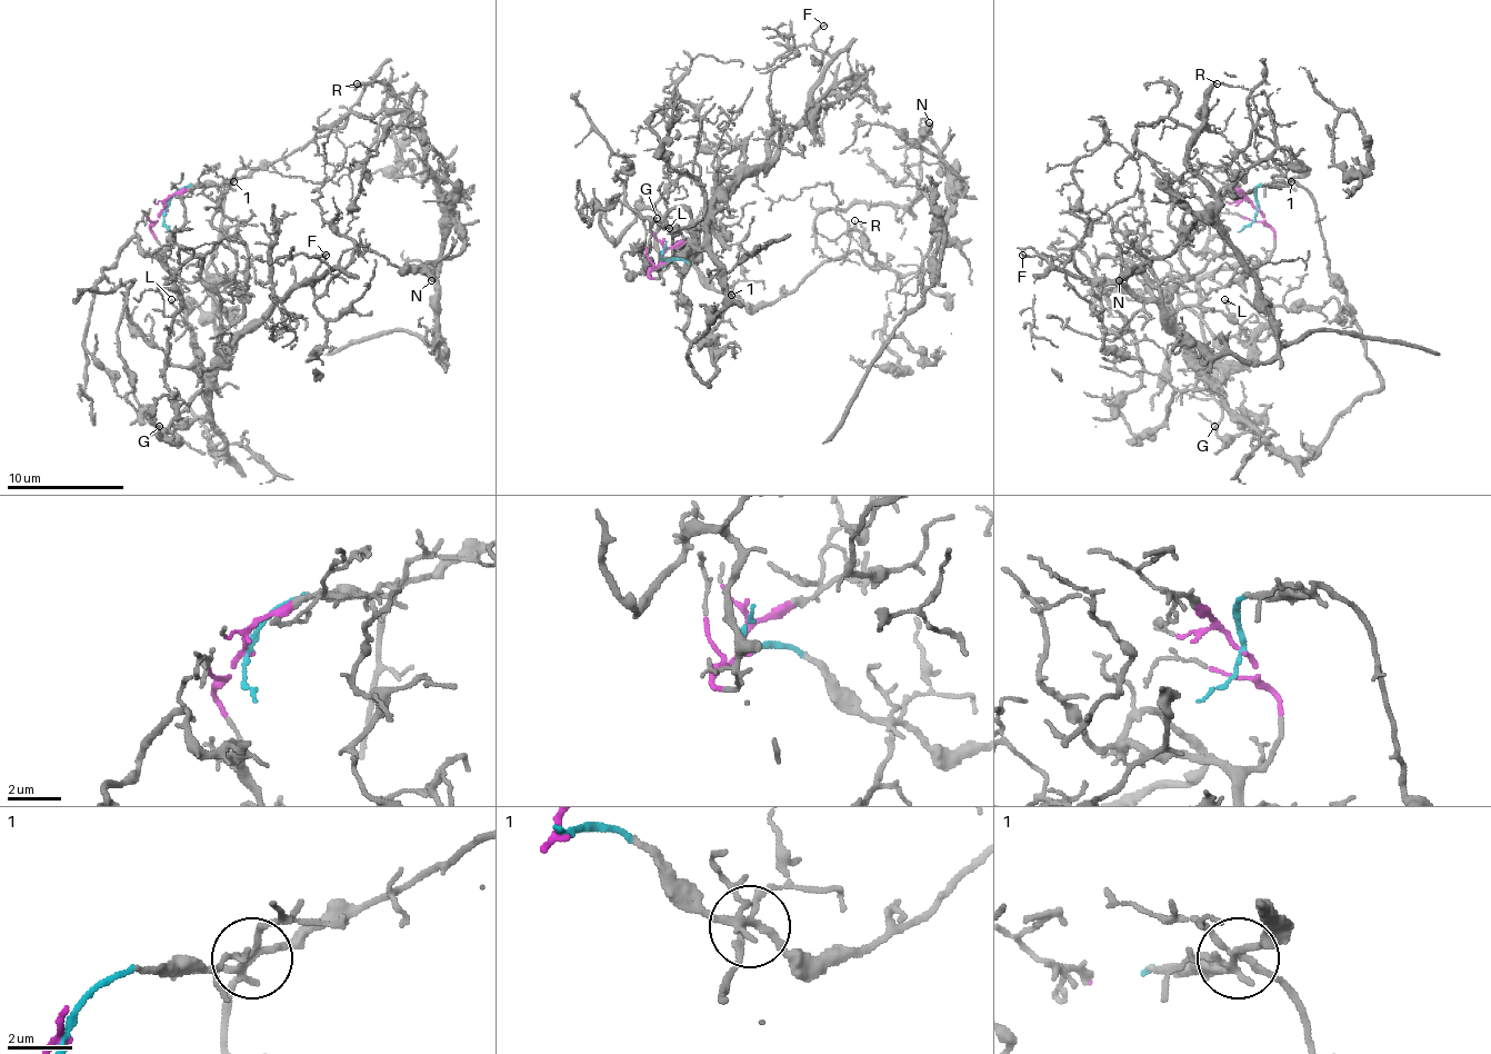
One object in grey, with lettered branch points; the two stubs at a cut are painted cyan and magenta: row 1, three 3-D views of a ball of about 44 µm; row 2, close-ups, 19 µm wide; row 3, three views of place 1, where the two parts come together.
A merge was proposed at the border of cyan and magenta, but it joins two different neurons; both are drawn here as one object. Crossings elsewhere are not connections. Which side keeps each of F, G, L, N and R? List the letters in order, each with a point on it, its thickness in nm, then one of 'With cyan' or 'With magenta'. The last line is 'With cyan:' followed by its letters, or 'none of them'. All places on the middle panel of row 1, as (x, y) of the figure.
F: Place: (823, 26). Thickness 160 nm. With magenta
G: Place: (657, 218). Thickness 140 nm. With magenta
L: Place: (669, 228). Thickness 160 nm. With magenta
N: Place: (929, 122). Thickness 400 nm. With cyan
R: Place: (854, 220). Thickness 120 nm. With cyan
With cyan: N, R

